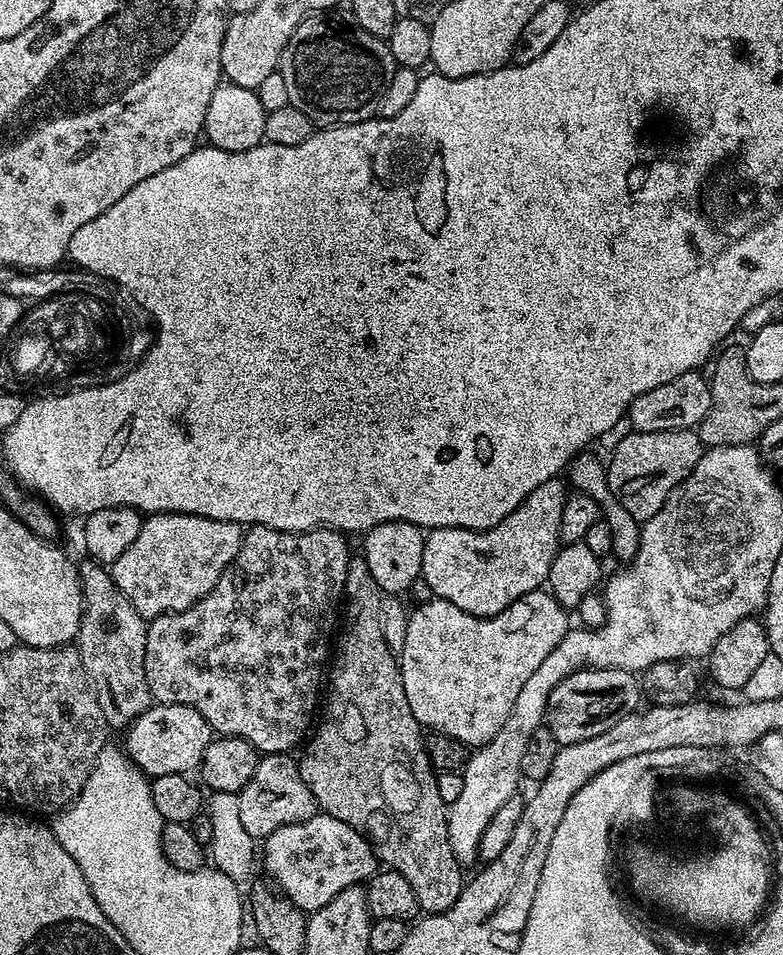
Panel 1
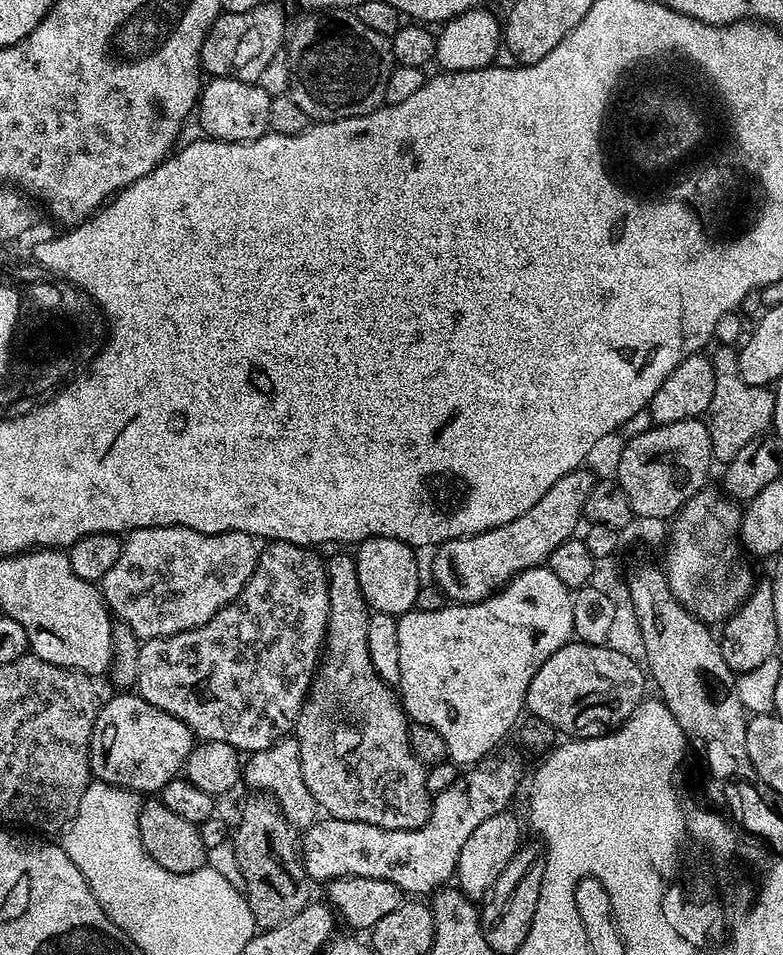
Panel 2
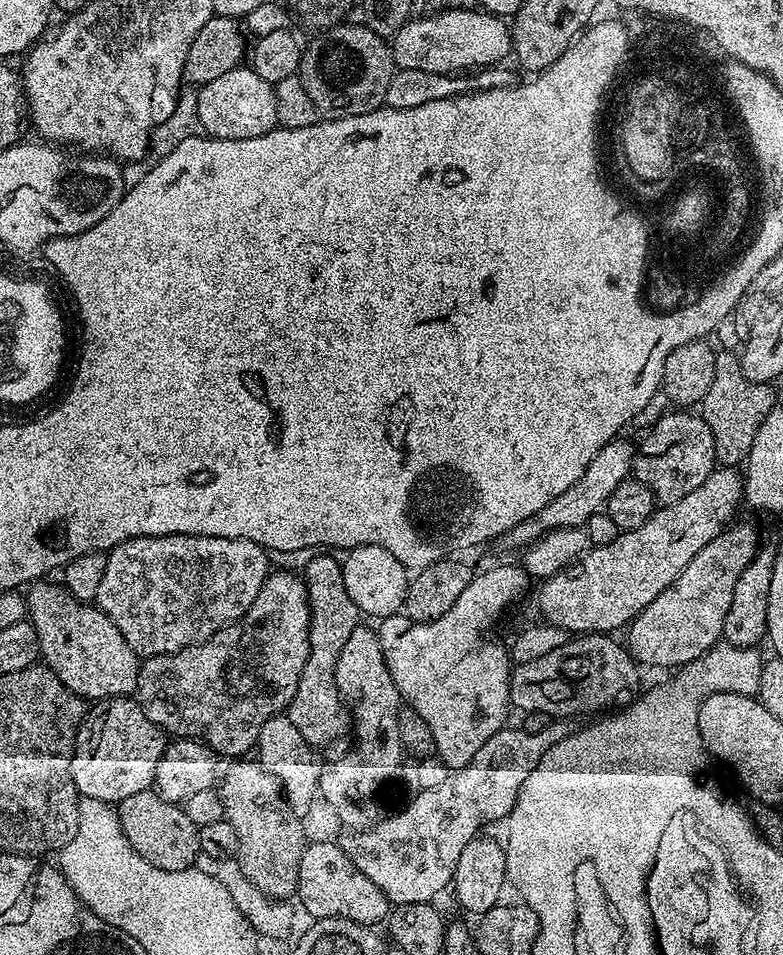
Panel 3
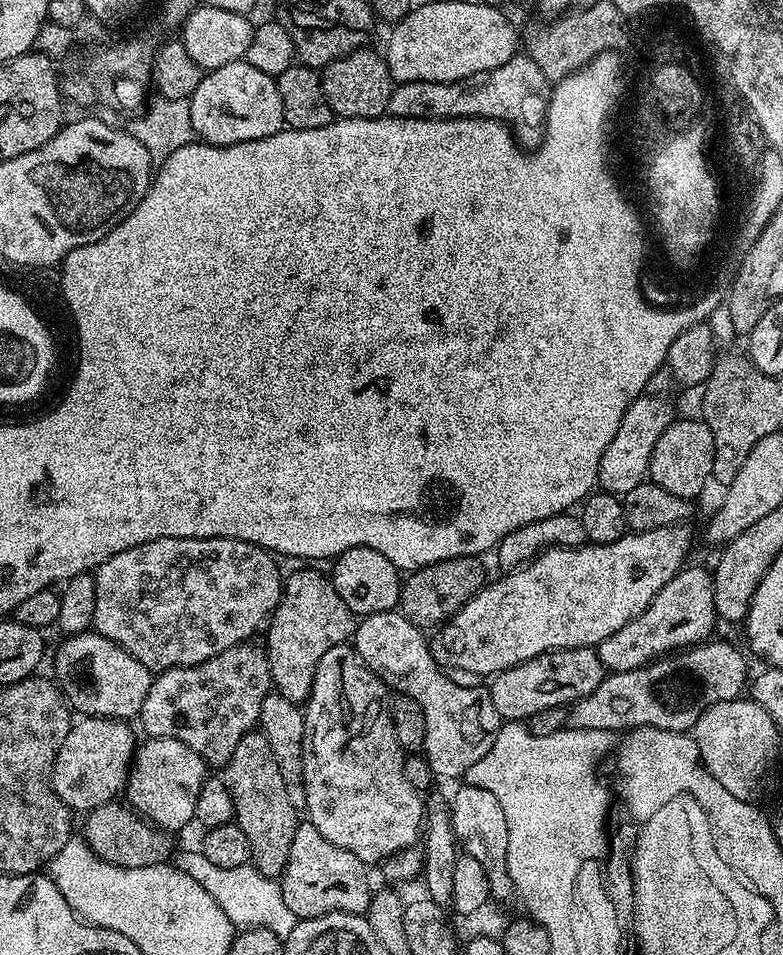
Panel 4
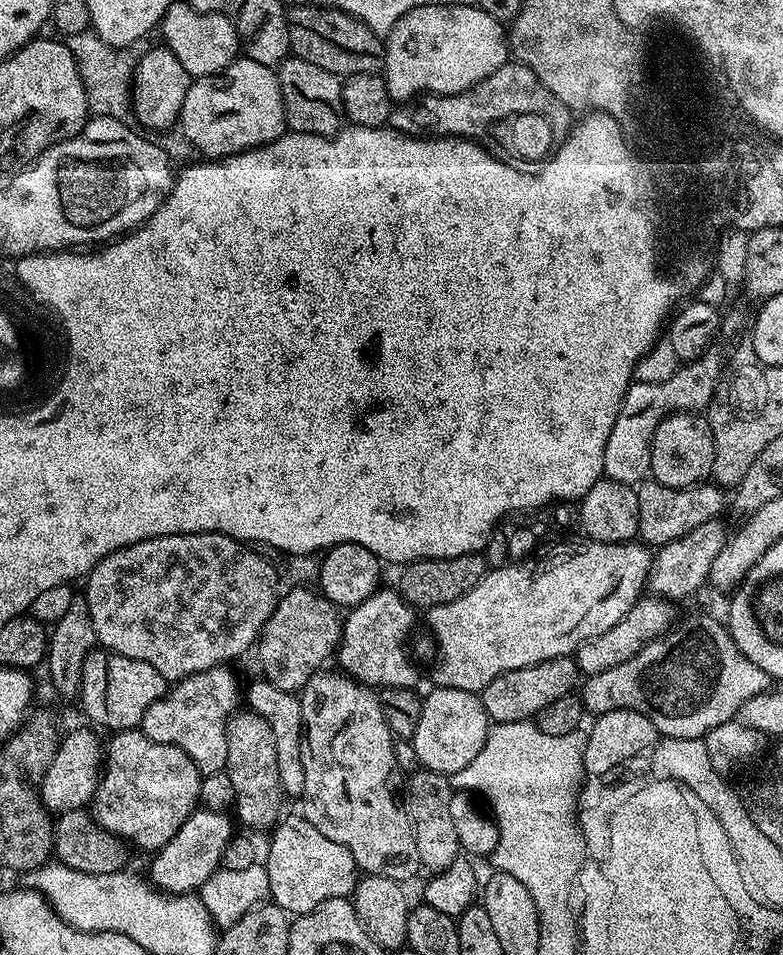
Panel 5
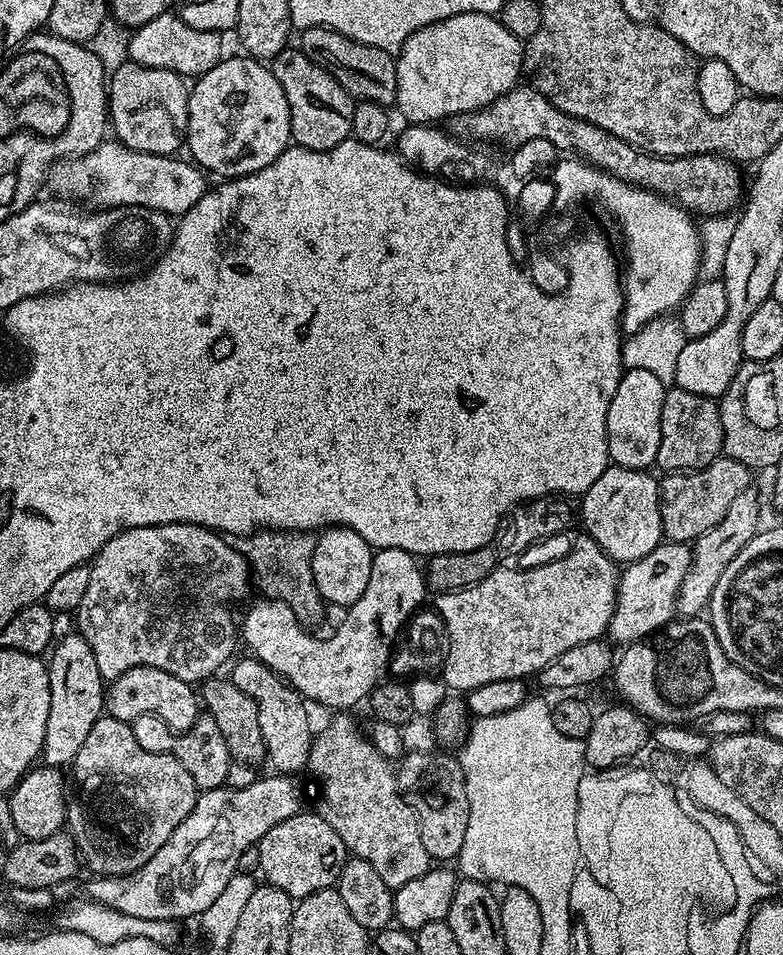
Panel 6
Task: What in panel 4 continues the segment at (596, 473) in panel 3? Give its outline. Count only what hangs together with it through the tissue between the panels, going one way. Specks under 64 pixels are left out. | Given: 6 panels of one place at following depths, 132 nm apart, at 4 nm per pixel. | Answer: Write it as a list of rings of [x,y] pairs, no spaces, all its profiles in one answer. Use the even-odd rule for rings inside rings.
[[[645,394],[629,406],[626,414],[622,414],[622,422],[618,422],[618,434],[610,438],[610,446],[606,446],[606,454],[602,454],[602,462],[598,466],[598,484],[603,491],[622,498],[634,490],[634,486],[649,479],[648,467],[654,446],[678,416],[668,399],[664,394]]]

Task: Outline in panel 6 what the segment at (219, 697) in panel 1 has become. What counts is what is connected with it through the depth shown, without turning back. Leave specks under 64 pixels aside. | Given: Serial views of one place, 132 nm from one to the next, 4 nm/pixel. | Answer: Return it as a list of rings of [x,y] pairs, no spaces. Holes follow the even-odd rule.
[[[142,714],[138,719],[131,721],[132,733],[134,739],[138,741],[138,746],[142,750],[151,752],[169,752],[194,778],[197,789],[200,792],[209,792],[215,788],[222,788],[226,785],[226,770],[230,770],[232,765],[232,755],[226,746],[226,738],[222,738],[222,730],[218,730],[218,722],[207,714],[201,714],[196,717],[194,726],[190,730],[179,734],[172,731],[154,714]]]

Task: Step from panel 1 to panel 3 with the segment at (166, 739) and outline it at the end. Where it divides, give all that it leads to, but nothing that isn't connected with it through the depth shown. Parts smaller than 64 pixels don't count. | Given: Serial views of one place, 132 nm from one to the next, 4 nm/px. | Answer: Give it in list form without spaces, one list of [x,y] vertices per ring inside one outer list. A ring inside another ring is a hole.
[[[114,696],[111,697],[99,706],[87,713],[84,717],[84,722],[80,726],[80,731],[76,734],[76,748],[72,751],[72,765],[70,766],[70,774],[74,778],[74,786],[77,792],[80,793],[83,798],[98,798],[102,802],[116,806],[120,801],[130,798],[130,794],[142,794],[149,791],[155,785],[156,771],[158,770],[158,762],[162,762],[162,754],[166,747],[166,733],[162,731],[154,722],[150,722],[150,718],[146,718],[146,714],[142,710],[142,706],[135,699],[126,696]]]

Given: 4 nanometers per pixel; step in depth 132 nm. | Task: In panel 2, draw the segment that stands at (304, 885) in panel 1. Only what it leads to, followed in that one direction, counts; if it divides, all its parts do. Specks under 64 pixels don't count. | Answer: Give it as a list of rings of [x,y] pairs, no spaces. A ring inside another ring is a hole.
[[[493,754],[478,764],[473,764],[467,769],[465,774],[457,775],[453,784],[446,790],[435,793],[430,818],[417,828],[410,830],[386,830],[378,826],[370,826],[366,822],[357,820],[334,820],[331,818],[317,819],[311,828],[307,829],[302,836],[302,865],[308,873],[309,881],[343,880],[346,876],[357,876],[358,878],[378,878],[386,882],[394,882],[394,886],[400,888],[401,893],[411,894],[416,898],[424,898],[437,890],[443,889],[447,880],[451,881],[456,875],[456,863],[458,854],[462,850],[462,845],[466,843],[466,838],[474,834],[474,830],[490,814],[503,812],[509,807],[512,795],[516,792],[516,787],[520,784],[520,771],[524,764],[516,756],[500,756]]]

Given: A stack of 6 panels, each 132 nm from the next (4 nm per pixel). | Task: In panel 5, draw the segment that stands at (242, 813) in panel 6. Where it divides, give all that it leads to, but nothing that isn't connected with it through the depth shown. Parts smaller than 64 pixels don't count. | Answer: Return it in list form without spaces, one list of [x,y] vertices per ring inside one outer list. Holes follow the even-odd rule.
[[[193,812],[192,817],[180,827],[178,834],[174,834],[174,838],[170,838],[170,842],[166,842],[151,857],[151,883],[164,894],[192,894],[200,889],[216,873],[217,868],[221,867],[224,851],[234,835],[228,818],[223,812]]]

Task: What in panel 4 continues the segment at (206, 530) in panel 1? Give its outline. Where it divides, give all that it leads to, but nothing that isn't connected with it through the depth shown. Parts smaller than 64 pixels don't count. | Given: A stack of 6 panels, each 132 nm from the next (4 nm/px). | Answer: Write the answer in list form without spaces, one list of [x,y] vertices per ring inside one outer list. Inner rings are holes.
[[[163,536],[157,540],[142,542],[138,546],[130,546],[130,550],[122,550],[122,554],[114,554],[114,558],[102,562],[94,573],[96,577],[96,597],[94,598],[92,628],[98,634],[102,634],[118,646],[122,646],[122,650],[126,650],[134,658],[138,658],[138,662],[142,662],[142,666],[146,666],[148,671],[153,674],[159,674],[171,668],[201,664],[210,658],[214,658],[214,654],[222,654],[222,650],[230,650],[235,644],[251,641],[255,637],[252,635],[255,634],[256,627],[260,623],[263,625],[275,612],[276,603],[279,602],[282,591],[282,571],[280,572],[279,566],[276,565],[276,560],[277,557],[268,549],[259,548],[257,544],[232,540],[228,536],[215,536],[209,540]]]

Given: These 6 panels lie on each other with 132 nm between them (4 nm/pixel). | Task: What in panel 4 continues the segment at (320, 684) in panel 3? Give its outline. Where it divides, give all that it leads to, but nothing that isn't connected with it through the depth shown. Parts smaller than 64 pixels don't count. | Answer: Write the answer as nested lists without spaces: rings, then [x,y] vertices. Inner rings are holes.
[[[300,566],[297,572],[283,577],[280,600],[267,625],[266,651],[273,689],[282,698],[290,698],[290,702],[299,705],[307,701],[322,654],[326,654],[330,646],[345,643],[358,623],[350,606],[338,598],[338,590],[334,590],[331,579],[316,568],[319,567]]]

